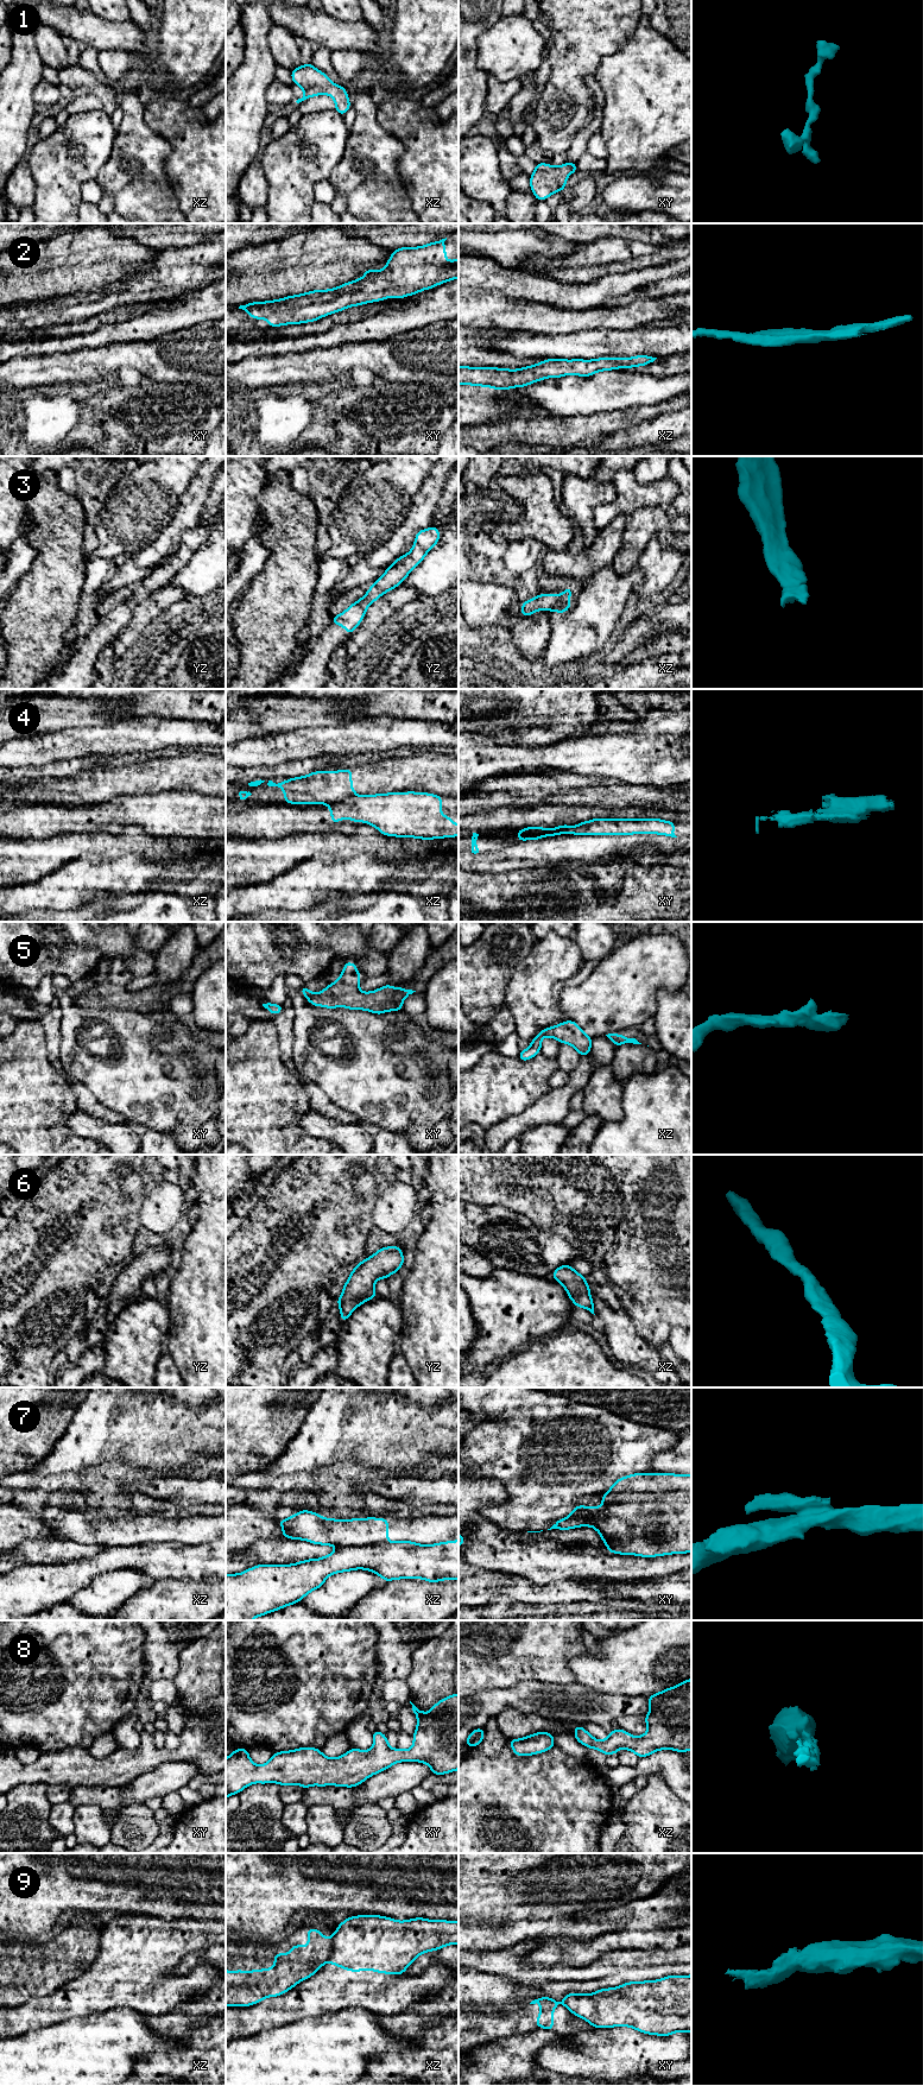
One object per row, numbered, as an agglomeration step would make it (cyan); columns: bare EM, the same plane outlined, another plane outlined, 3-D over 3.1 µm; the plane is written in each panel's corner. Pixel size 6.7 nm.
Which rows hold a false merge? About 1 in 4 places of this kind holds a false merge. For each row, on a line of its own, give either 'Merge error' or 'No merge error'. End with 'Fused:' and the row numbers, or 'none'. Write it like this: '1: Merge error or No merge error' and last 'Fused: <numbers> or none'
1: No merge error
2: No merge error
3: No merge error
4: Merge error
5: No merge error
6: No merge error
7: Merge error
8: No merge error
9: Merge error
Fused: 4, 7, 9

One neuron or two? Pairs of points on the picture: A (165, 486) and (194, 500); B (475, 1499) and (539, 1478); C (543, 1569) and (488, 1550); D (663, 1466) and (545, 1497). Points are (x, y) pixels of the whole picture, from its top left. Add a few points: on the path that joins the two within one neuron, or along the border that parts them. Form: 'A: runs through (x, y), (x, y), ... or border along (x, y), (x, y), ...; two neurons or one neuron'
A: border along (196, 471), (170, 520); two neurons
B: border along (480, 1477), (505, 1485), (503, 1504); two neurons
C: runs through (530, 1559), (525, 1556), (501, 1556); one neuron
D: border along (669, 1449), (658, 1453), (653, 1458), (649, 1472); two neurons

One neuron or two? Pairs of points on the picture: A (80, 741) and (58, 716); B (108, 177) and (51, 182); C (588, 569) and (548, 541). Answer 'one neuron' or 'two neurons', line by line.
A: two neurons
B: two neurons
C: two neurons

